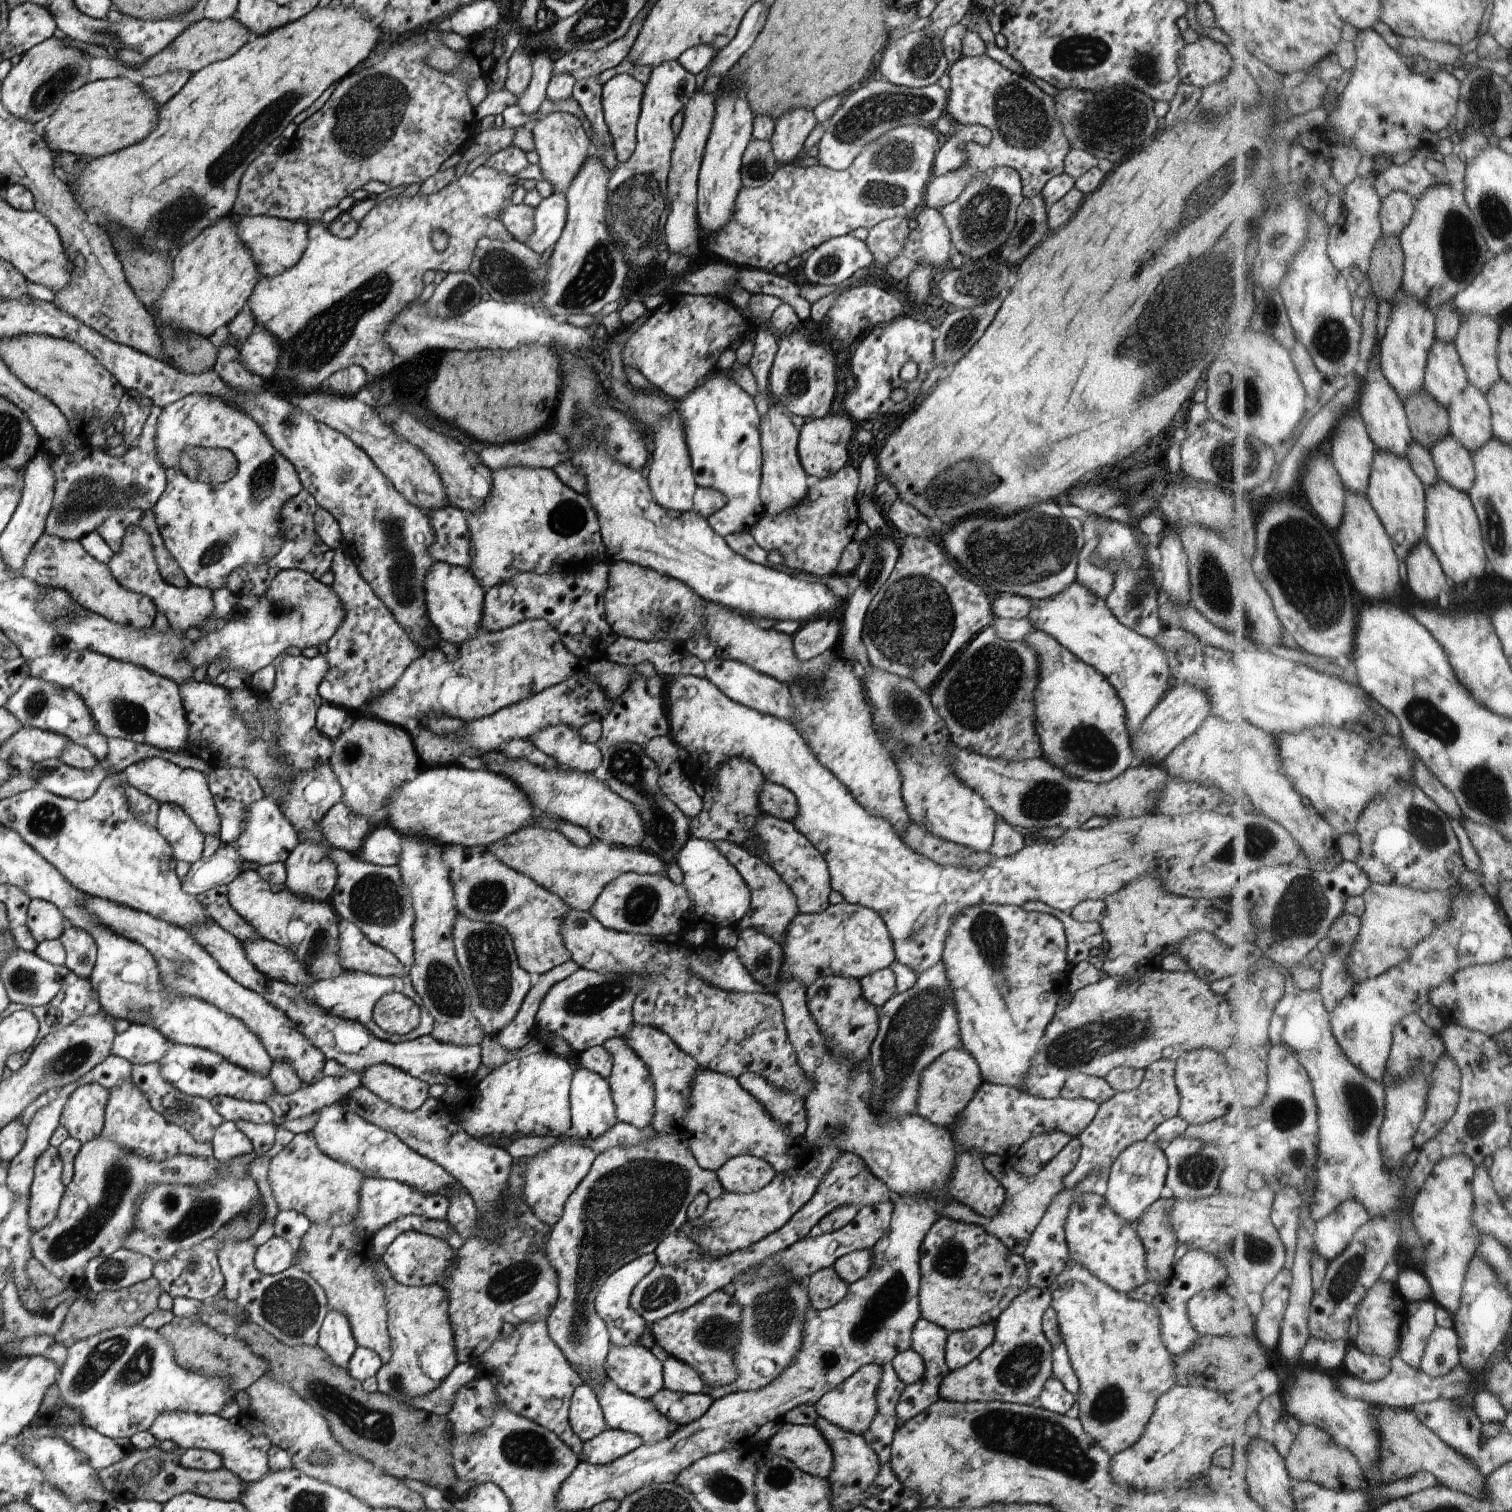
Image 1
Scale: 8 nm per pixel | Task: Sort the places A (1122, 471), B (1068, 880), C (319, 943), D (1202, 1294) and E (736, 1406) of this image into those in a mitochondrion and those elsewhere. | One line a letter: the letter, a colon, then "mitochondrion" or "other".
A: other
B: other
C: mitochondrion
D: other
E: other

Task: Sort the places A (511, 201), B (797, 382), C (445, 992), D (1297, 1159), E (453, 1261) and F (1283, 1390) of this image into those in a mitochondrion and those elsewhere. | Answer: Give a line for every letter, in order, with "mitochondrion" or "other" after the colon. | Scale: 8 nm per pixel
A: other
B: mitochondrion
C: mitochondrion
D: mitochondrion
E: other
F: other

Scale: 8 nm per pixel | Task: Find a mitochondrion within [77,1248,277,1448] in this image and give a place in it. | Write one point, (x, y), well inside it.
(111, 1273)

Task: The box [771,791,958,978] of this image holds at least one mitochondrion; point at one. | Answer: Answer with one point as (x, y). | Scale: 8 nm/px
(911, 935)

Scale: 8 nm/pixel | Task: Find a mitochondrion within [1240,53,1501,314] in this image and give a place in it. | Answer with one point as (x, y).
(1458, 241)

